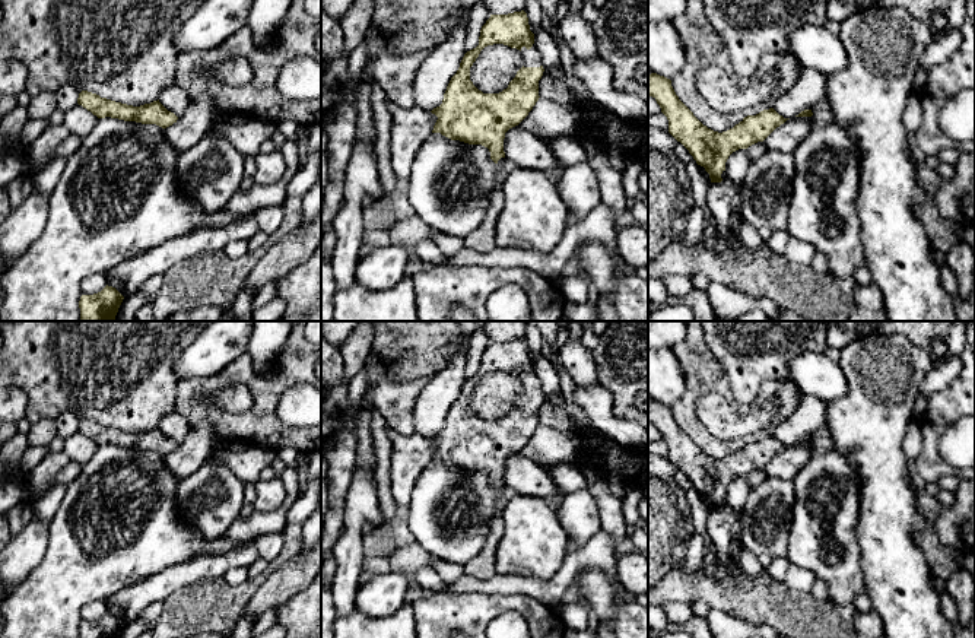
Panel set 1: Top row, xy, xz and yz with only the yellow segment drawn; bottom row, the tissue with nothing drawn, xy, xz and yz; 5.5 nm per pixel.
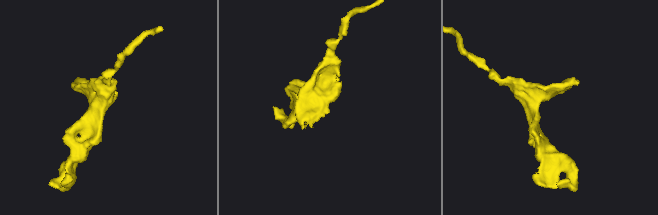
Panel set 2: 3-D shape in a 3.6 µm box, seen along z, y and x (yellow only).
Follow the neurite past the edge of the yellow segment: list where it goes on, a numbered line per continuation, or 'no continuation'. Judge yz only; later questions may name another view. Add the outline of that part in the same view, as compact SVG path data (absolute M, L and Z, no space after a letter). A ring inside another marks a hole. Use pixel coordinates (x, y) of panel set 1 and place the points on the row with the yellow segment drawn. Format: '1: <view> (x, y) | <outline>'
1: yz (822, 114) | M822 99L814 108L812 108L812 118L814 124L826 124L832 120L832 112L829 109L829 104Z

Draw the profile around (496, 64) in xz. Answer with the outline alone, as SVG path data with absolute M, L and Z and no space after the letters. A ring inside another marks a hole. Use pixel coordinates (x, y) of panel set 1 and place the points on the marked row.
M504 44L488 45L470 67L470 80L483 93L499 93L508 88L523 63L520 50Z

